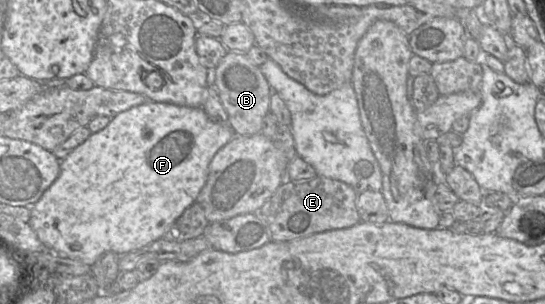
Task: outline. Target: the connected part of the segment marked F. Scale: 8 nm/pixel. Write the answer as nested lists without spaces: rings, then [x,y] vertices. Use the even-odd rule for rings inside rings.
[[[147,103],[135,106],[111,118],[110,123],[97,133],[90,136],[76,147],[60,162],[60,174],[54,183],[43,193],[41,198],[30,207],[30,225],[39,240],[49,248],[57,251],[60,257],[80,260],[86,265],[94,265],[105,253],[114,252],[119,255],[138,250],[148,244],[163,238],[171,225],[182,213],[197,200],[204,187],[208,167],[214,155],[235,136],[228,124],[219,124],[212,121],[202,107],[178,106],[170,103]]]

